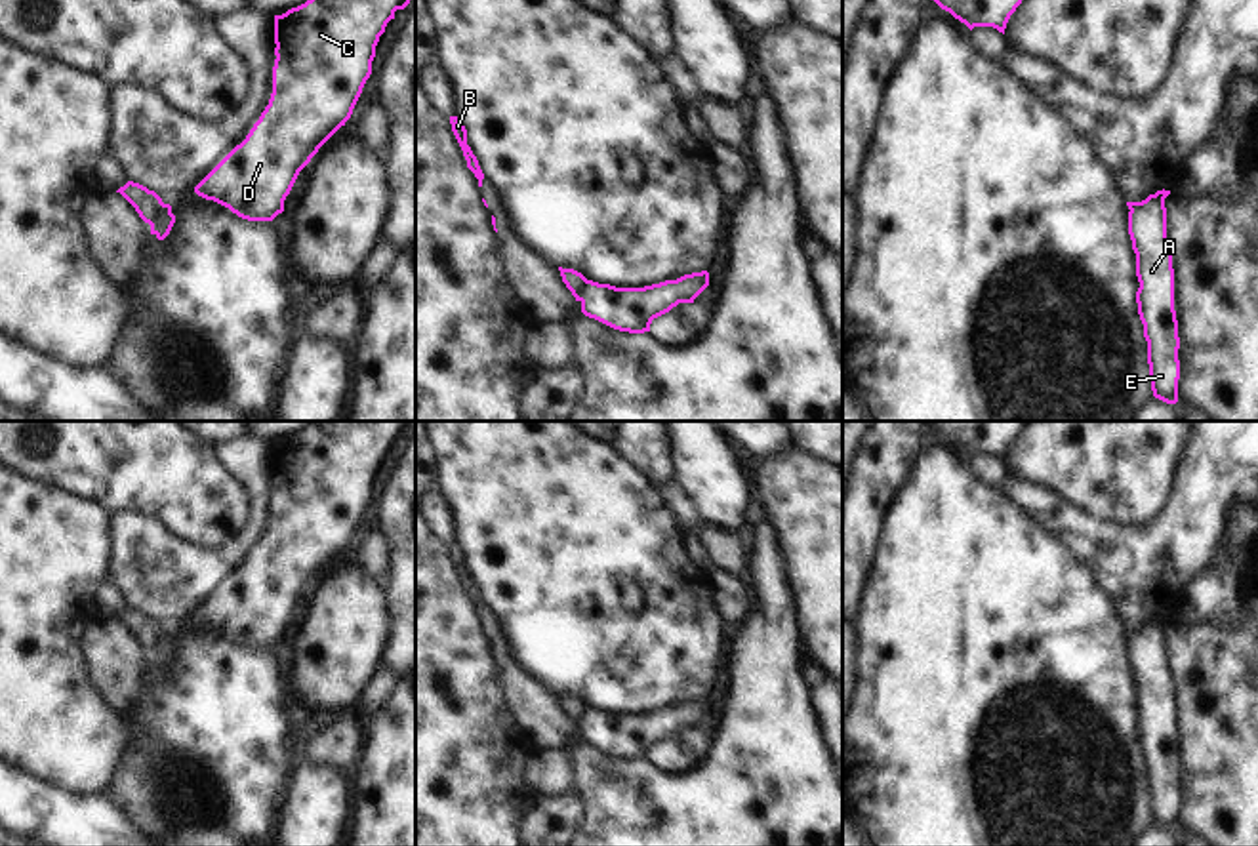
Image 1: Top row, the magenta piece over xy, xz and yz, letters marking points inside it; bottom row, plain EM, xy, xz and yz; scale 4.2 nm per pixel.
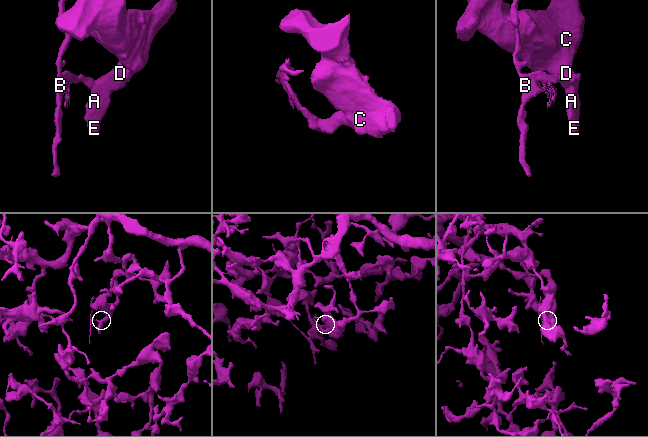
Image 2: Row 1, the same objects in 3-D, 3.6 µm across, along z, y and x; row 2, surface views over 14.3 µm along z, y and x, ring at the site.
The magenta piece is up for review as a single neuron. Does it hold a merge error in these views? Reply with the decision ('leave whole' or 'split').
split

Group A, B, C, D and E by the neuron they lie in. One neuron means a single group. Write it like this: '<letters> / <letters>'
A C D E / B

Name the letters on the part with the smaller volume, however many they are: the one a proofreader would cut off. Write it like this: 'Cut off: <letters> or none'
Cut off: B

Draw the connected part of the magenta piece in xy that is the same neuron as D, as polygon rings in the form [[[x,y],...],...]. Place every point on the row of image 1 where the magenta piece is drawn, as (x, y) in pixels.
[[[307,0],[305,4],[274,15],[274,67],[269,105],[246,139],[236,145],[196,187],[194,192],[213,200],[248,221],[273,221],[284,212],[299,171],[318,149],[351,118],[353,109],[372,74],[375,46],[385,27],[410,0]]]

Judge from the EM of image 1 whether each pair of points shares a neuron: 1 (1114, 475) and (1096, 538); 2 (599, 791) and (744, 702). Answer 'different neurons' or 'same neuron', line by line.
1: different neurons
2: same neuron

